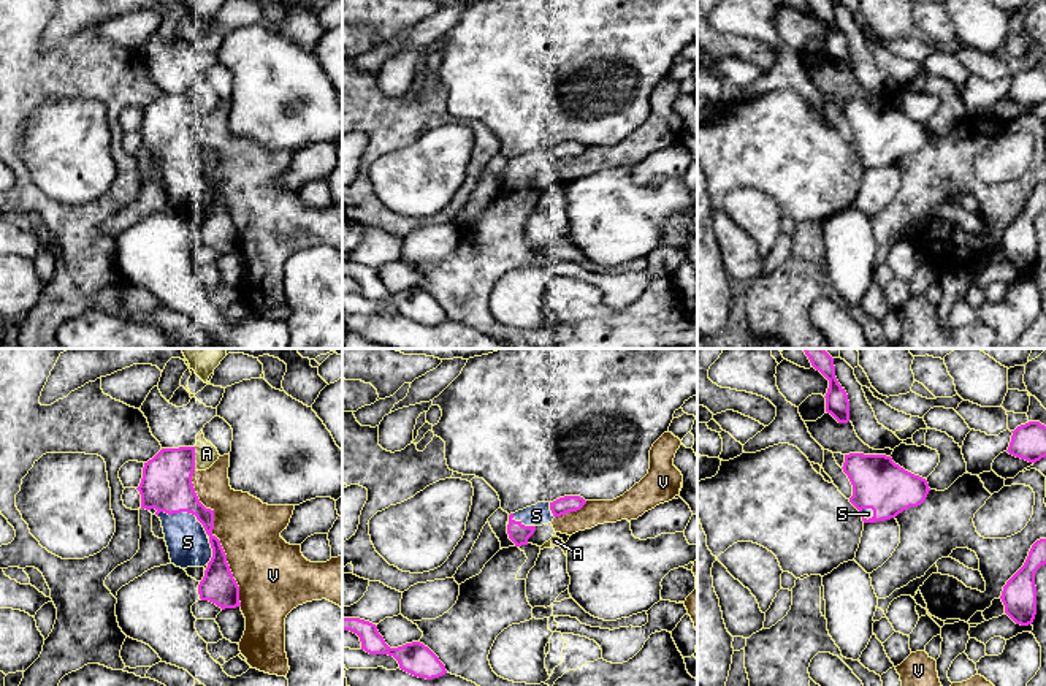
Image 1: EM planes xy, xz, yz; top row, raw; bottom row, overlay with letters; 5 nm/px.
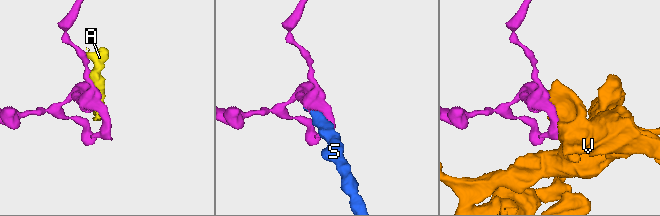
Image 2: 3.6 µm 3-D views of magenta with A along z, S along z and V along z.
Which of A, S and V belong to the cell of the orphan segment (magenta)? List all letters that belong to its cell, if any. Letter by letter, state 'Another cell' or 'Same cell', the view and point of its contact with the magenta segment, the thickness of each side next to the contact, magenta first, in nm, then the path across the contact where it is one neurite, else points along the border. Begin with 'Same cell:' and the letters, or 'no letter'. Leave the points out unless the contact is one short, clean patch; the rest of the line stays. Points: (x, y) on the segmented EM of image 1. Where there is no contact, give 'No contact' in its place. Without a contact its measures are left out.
Same cell: S
A: Another cell. Touches magenta at xy (194, 458). Thickness 260 nm (magenta) against 110 nm
S: Same cell. Touches magenta at xy (181, 510). Thickness 260 nm (magenta) against 220 nm
V: Another cell. Touches magenta at xy (216, 537). Thickness 170 nm (magenta) against 320 nm

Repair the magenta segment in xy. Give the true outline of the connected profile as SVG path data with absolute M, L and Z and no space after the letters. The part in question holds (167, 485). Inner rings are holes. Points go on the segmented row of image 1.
M195 447L162 448L144 463L136 488L141 509L162 521L171 564L181 569L204 567L198 585L201 600L225 608L241 607L220 540L212 534L214 510L206 509L193 488Z

